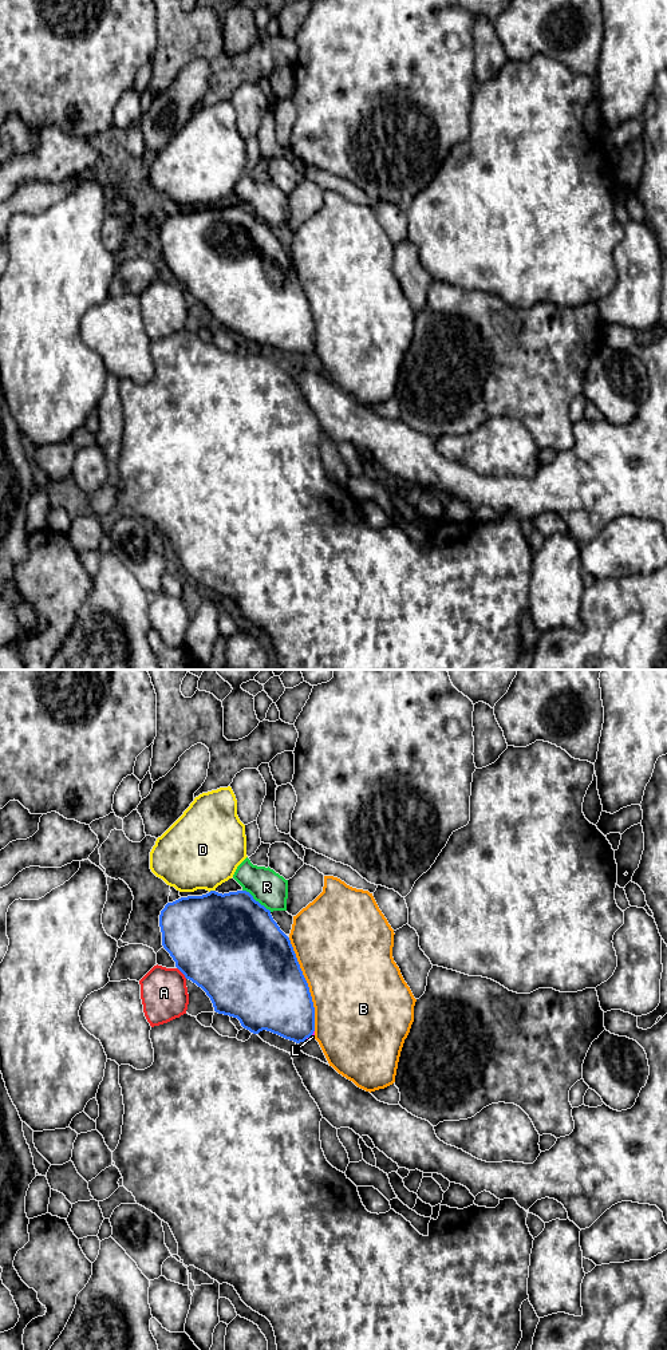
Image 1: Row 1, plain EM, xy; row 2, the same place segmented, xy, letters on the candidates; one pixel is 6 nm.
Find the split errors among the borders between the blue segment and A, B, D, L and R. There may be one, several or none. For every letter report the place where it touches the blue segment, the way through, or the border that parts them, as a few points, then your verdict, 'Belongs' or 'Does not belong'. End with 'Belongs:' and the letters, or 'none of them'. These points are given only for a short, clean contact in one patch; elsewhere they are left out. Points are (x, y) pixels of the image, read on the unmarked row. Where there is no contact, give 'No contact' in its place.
A: Touches blue at xy (181, 285). Does not belong
B: Touches blue at xy (307, 299). Does not belong
D: Touches blue at xy (212, 205). Does not belong
L: Touches blue at xy (308, 351). Path across: xy (283, 319), (308, 351), (312, 351). Belongs
R: Touches blue at xy (257, 216). Does not belong
Belongs: L

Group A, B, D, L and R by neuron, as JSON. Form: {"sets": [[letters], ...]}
{"sets": [["A"], ["B"], ["D"], ["L"], ["R"]]}

